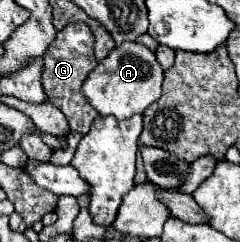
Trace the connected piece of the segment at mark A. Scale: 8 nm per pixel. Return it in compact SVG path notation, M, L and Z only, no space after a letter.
M125 41L115 47L103 61L99 61L99 65L89 73L83 83L83 95L101 117L113 115L121 121L135 113L143 113L153 101L157 101L161 95L161 81L163 69L159 67L155 53L141 43Z

